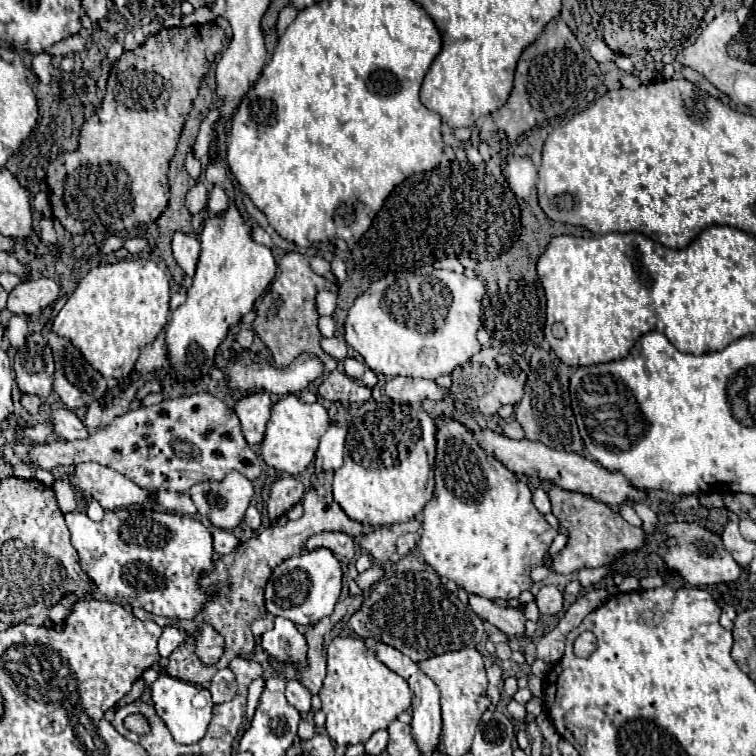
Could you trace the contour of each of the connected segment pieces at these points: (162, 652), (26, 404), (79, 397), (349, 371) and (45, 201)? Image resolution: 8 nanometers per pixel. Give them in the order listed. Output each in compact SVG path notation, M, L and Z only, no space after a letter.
M165 628L161 638L159 638L159 644L157 644L157 650L159 650L159 656L167 658L181 642L185 640L185 634L177 628Z
M22 394L21 404L30 414L34 415L40 411L42 401L40 401L38 396Z
M47 330L47 340L55 358L53 390L59 394L63 404L77 410L103 398L107 382L85 362L81 352L67 338L55 336L51 330Z
M347 358L345 360L345 374L347 376L351 376L355 380L361 380L363 370L365 370L365 364L361 360L357 360L357 358Z
M37 192L37 194L33 196L33 208L35 208L37 212L41 212L45 218L53 218L53 214L51 214L51 204L49 204L49 194L47 194L47 192Z

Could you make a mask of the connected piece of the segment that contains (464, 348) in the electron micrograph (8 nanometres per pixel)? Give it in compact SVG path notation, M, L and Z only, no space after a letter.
M417 268L415 272L389 274L369 286L347 312L345 340L365 360L365 364L383 376L409 376L437 380L443 374L451 374L457 366L471 360L481 350L477 330L481 328L481 300L485 286L477 278L467 278L451 270Z

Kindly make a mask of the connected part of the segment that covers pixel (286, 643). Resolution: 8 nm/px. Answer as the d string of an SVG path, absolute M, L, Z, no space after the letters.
M277 616L274 621L275 628L261 636L261 648L279 662L297 662L299 666L305 666L307 646L303 634L297 632L295 624L287 618Z

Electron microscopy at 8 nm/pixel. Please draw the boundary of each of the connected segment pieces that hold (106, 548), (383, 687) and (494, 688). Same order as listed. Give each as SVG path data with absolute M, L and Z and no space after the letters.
M149 506L109 510L101 522L93 522L87 514L81 512L67 512L63 518L71 530L71 544L79 554L83 572L95 582L97 592L105 598L117 604L139 606L155 616L165 616L171 620L191 620L213 600L213 594L205 592L199 584L199 578L213 570L213 538L205 524L197 518L157 510L153 512Z
M335 638L327 646L327 676L321 686L323 712L327 714L325 730L339 748L367 742L377 730L387 728L401 712L411 706L407 682L375 658L359 638Z
M497 664L487 666L487 678L489 678L489 690L487 690L487 694L491 696L491 708L495 708L497 702L499 702L499 686L503 684L503 672L501 672L501 668Z

